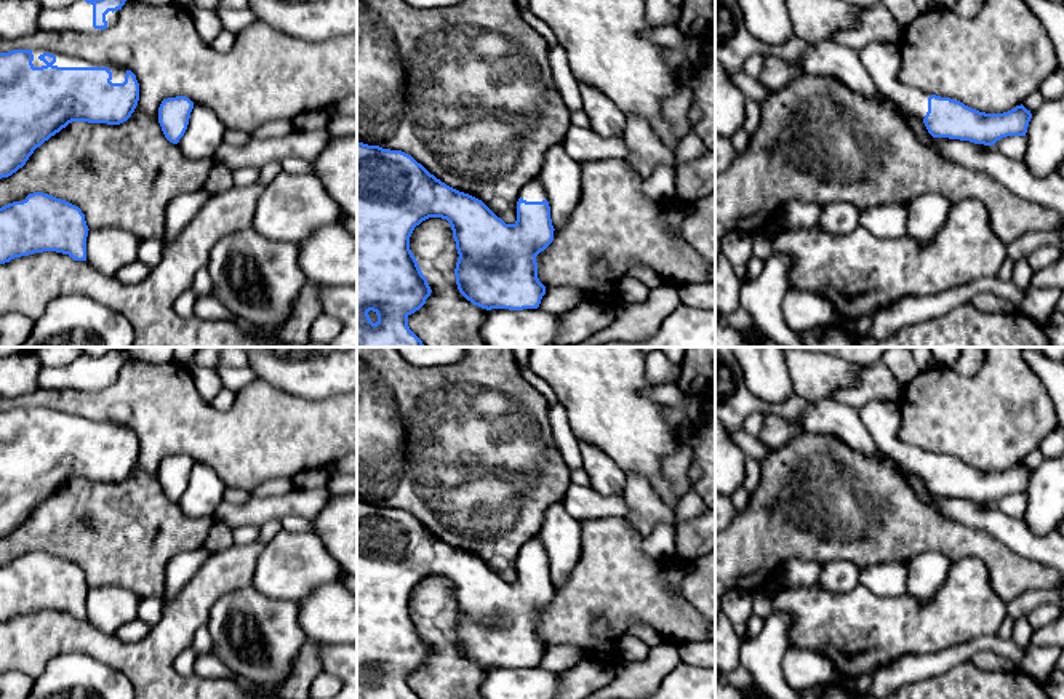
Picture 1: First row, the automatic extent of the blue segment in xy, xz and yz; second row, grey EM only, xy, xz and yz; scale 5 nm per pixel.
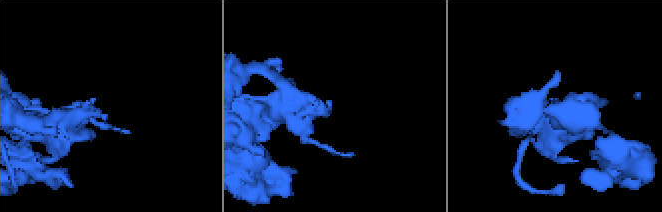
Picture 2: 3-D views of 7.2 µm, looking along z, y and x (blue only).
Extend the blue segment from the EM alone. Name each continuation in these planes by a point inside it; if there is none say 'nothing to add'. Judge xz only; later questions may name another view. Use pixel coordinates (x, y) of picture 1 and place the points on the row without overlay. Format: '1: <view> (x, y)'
1: xz (533, 549)

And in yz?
1: yz (880, 418)

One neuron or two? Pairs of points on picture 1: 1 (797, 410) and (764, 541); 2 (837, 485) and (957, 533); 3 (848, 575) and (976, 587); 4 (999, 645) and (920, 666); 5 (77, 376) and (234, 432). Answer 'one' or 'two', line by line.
1: two
2: one
3: two
4: one
5: two

